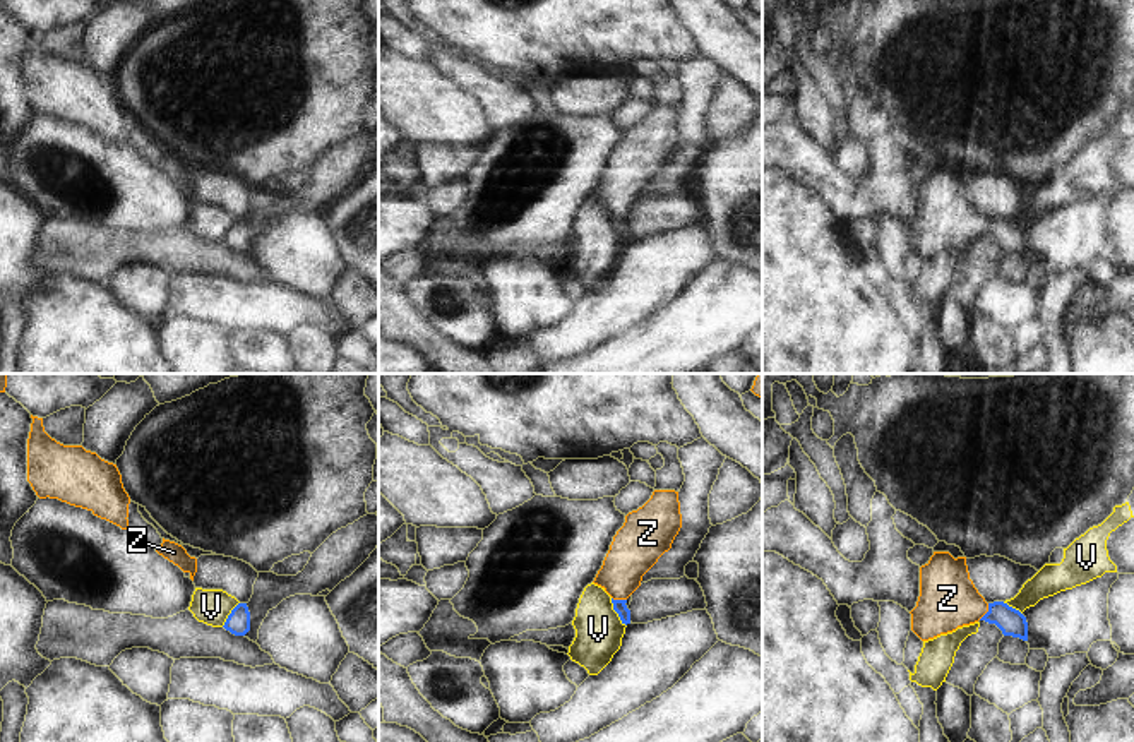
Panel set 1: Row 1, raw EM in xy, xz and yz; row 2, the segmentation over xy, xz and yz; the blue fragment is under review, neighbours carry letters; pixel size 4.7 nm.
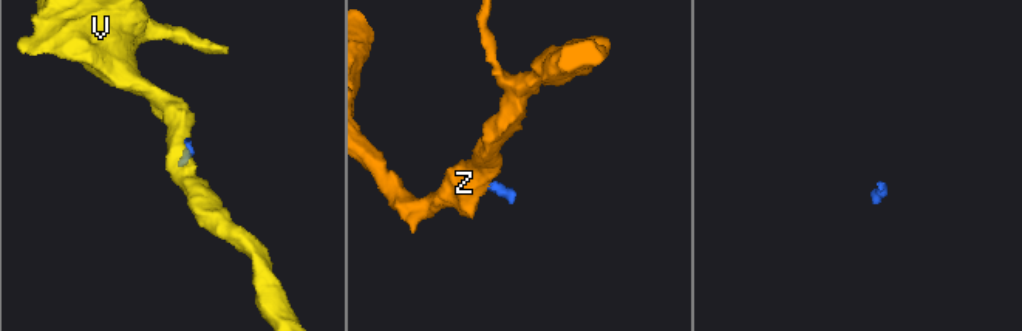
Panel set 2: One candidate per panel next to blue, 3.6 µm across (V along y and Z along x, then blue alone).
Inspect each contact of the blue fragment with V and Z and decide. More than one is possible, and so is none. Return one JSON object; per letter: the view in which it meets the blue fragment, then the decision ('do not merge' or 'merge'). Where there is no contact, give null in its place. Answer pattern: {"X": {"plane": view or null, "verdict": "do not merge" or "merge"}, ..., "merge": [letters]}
{"V": {"plane": "xz", "verdict": "do not merge"}, "Z": {"plane": "yz", "verdict": "merge"}, "merge": ["Z"]}

